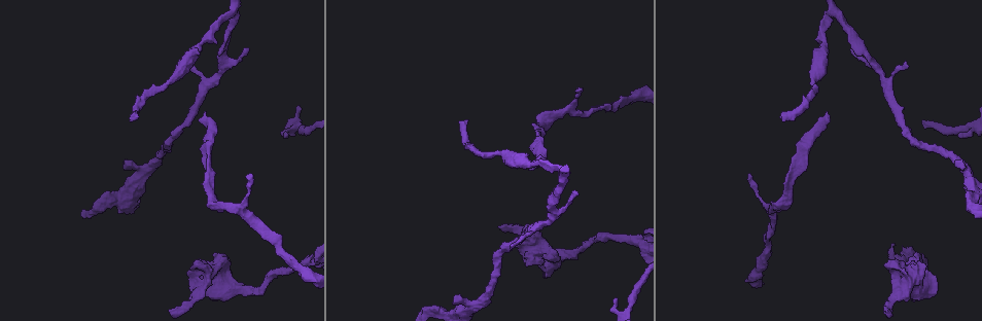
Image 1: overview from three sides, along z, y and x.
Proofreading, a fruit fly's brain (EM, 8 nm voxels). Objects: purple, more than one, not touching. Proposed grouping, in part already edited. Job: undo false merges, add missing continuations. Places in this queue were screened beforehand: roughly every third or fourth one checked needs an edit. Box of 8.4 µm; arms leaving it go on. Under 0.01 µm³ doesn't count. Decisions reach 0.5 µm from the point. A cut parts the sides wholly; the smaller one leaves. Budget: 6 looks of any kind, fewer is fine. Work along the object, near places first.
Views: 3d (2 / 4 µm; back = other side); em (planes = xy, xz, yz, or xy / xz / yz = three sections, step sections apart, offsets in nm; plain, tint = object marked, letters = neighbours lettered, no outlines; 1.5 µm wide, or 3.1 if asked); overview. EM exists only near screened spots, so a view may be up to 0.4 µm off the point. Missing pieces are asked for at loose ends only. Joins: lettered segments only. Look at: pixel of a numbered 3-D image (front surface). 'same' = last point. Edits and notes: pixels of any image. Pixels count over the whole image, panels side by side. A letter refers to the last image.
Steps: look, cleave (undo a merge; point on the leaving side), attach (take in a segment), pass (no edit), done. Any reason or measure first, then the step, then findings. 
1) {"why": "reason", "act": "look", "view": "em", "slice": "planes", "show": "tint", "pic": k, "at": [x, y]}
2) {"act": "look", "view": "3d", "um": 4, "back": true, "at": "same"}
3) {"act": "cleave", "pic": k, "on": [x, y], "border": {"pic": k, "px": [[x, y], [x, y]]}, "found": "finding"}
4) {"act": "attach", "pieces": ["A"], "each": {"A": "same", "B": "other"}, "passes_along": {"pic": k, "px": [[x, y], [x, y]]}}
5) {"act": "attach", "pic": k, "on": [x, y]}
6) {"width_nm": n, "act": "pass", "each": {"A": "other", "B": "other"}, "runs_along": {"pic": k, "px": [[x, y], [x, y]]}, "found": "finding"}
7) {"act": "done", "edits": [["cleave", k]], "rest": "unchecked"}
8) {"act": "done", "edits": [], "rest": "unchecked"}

{"why": "end of a long branch", "act": "look", "view": "3d", "um": 4, "pic": 1, "at": [134, 119]}

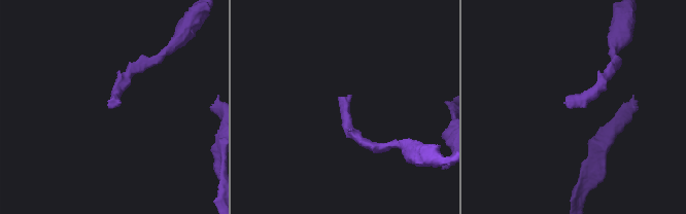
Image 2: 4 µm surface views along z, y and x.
{"act": "look", "view": "em", "slice": "planes", "show": "letters", "pic": 2, "at": [113, 106]}

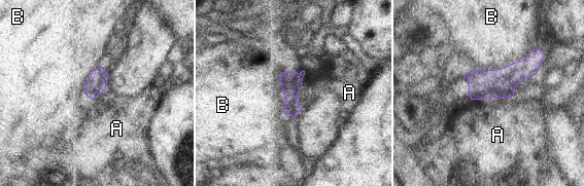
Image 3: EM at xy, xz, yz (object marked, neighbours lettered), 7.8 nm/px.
{"width_nm": 160, "act": "pass", "each": {"A": "other", "B": "other"}, "border": {"pic": 3, "px": [[513, 96], [472, 100]]}, "found": "none of them fits"}

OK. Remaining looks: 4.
{"why": "long arm stops here", "act": "look", "view": "3d", "um": 2, "pic": 1, "at": [204, 113]}

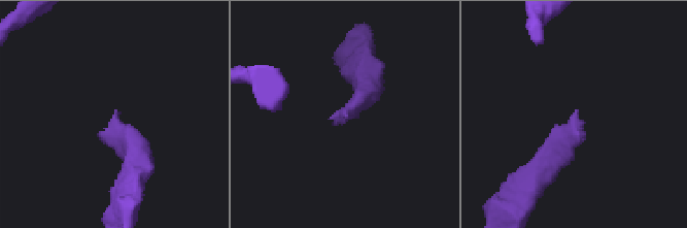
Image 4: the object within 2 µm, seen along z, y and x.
{"act": "look", "view": "em", "slice": "yz", "step": 8, "show": "letters", "pic": 4, "at": [575, 111]}

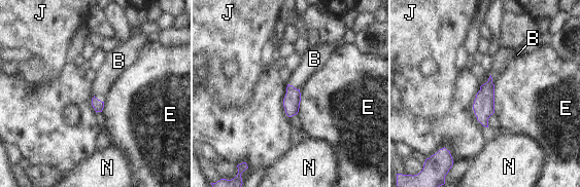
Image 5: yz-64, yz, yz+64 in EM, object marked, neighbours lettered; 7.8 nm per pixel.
{"width_nm": 120, "act": "attach", "pieces": ["B"], "each": {"B": "same", "E": "other", "J": "other", "N": "other"}, "passes_along": {"pic": 5, "px": [[292, 100], [294, 87], [311, 62]]}, "found": "it goes on there"}

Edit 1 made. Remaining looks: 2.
{"act": "done", "edits": [["attach", 5]], "rest": "unchecked"}

